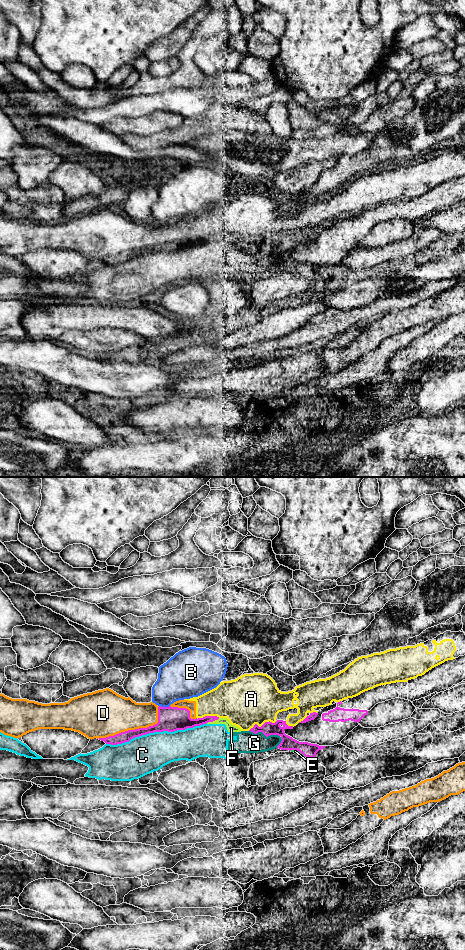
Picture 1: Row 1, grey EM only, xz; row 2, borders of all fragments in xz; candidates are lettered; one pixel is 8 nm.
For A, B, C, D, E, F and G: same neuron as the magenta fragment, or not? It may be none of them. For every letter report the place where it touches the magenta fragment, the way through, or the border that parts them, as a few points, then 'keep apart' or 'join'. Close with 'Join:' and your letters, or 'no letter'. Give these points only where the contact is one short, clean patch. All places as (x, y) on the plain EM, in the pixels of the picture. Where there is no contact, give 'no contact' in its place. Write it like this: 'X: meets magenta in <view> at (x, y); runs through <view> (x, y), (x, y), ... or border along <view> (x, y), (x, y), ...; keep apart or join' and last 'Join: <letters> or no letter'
A: meets magenta in xz at (263, 244); keep apart
B: meets magenta in xz at (164, 227); keep apart
C: meets magenta in xz at (156, 251); keep apart
D: meets magenta in xz at (135, 249); keep apart
E: meets magenta in xz at (302, 273); keep apart
F: meets magenta in xz at (213, 240); keep apart
G: meets magenta in xz at (266, 256); keep apart
Join: no letter

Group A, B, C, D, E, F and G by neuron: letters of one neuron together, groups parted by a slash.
A D / B F / C G / E

